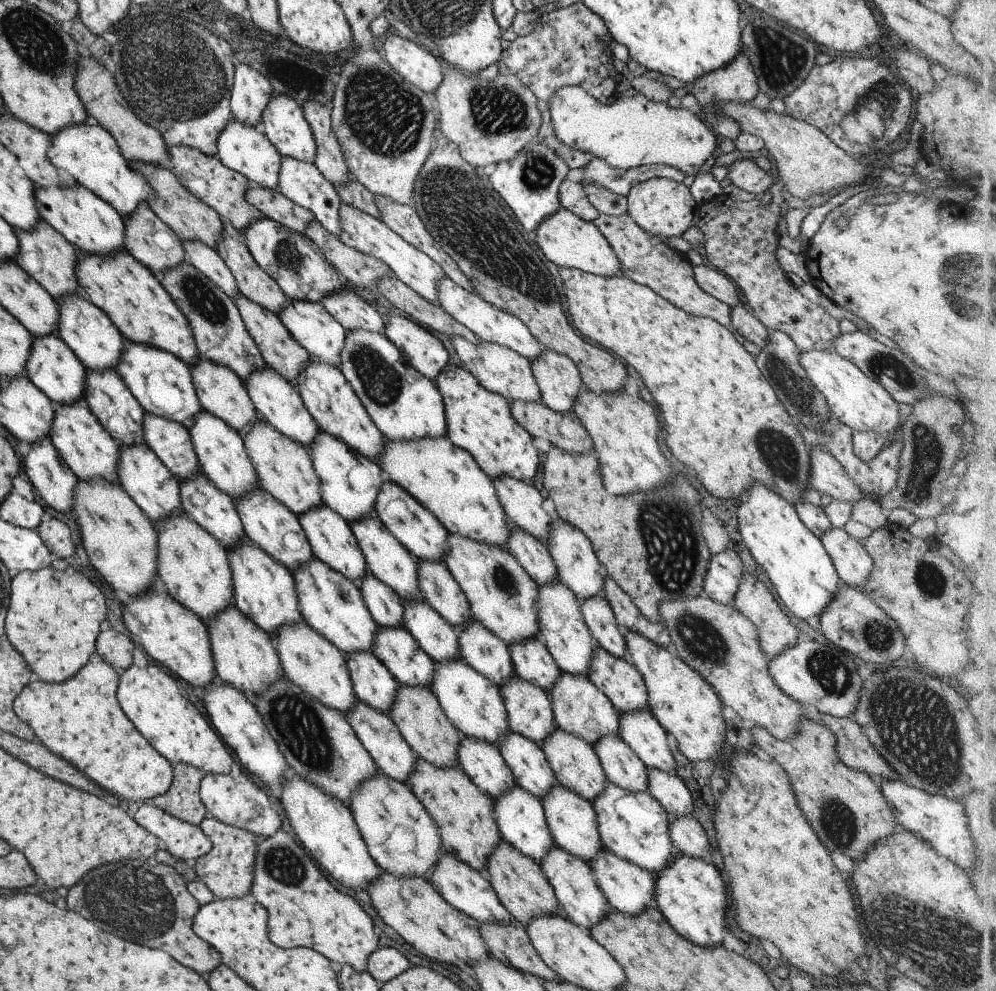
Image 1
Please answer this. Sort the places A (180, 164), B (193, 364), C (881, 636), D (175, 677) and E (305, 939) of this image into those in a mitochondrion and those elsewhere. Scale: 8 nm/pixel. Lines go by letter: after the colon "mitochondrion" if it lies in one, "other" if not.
A: other
B: other
C: mitochondrion
D: other
E: other

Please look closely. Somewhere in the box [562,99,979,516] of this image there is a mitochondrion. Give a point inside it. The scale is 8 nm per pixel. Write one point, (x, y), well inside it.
(925, 465)

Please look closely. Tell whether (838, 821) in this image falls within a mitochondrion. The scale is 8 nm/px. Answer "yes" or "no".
yes

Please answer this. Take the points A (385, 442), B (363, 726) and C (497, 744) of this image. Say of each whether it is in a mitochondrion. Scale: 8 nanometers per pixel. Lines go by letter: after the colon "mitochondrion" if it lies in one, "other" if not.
A: other
B: other
C: other

